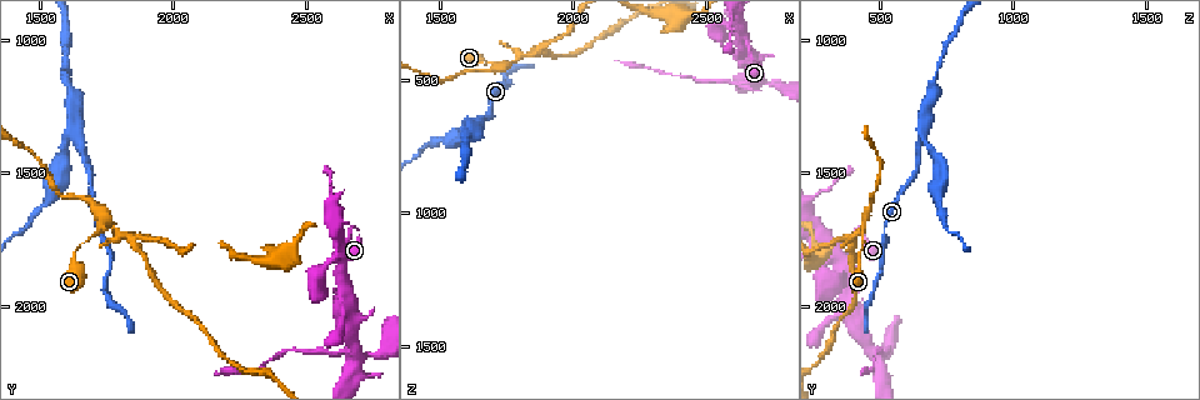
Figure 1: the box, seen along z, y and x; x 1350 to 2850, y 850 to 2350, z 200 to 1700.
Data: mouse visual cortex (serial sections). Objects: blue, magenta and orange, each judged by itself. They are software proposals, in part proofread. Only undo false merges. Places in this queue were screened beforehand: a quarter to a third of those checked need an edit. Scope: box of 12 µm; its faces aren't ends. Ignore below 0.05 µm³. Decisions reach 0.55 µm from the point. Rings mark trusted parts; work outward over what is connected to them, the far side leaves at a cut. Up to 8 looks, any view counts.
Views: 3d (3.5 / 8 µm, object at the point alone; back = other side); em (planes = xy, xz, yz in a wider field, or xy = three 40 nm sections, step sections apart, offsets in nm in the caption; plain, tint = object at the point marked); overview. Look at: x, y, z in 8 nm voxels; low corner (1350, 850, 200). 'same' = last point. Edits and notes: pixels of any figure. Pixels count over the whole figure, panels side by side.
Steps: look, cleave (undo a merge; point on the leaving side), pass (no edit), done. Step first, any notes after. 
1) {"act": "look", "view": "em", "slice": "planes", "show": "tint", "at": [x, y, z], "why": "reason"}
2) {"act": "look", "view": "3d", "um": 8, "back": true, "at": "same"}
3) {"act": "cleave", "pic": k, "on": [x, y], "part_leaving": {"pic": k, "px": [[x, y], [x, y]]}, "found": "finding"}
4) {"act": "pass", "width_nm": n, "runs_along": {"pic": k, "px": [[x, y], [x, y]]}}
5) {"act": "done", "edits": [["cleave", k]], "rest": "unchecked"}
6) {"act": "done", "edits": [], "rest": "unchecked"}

{"act": "look", "view": "3d", "um": 3.5, "back": true, "at": [1680, 1580, 460], "why": "sudden change in width"}

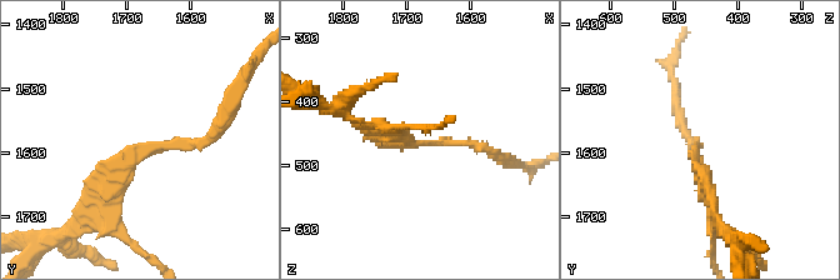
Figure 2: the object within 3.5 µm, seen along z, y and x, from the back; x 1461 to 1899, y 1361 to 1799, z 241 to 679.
{"act": "look", "view": "em", "slice": "xy", "step": 2, "show": "tint", "at": [1680, 1590, 465], "arm_widths_nm": [150, 200], "why": "shape alone is not enough"}

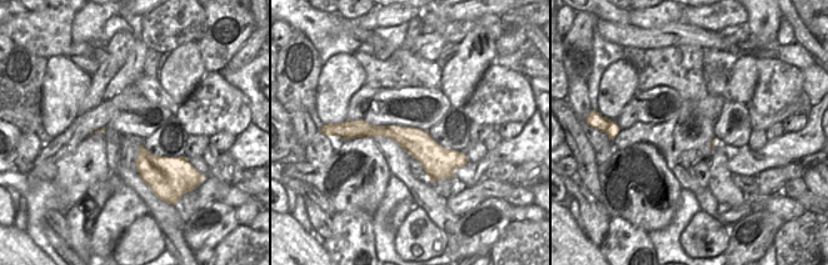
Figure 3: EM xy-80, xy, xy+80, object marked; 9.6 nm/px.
{"act": "look", "view": "em", "slice": "planes", "show": "tint", "at": "same", "why": "cut it another way"}

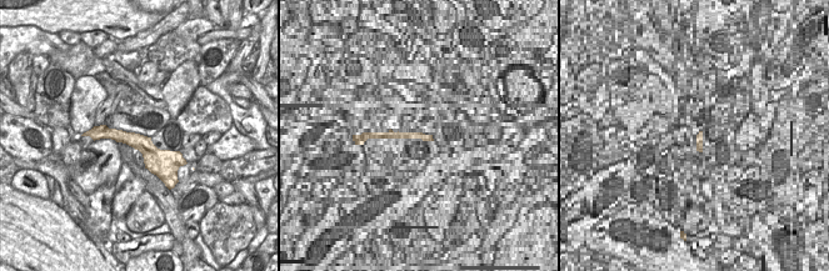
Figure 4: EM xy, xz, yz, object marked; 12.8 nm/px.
{"act": "pass", "runs_along": {"pic": 2, "px": [[390, 129], [410, 144], [464, 141], [498, 158]]}, "found": "all the same cell"}

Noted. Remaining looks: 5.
{"act": "look", "view": "3d", "um": 3.5, "at": [1630, 1360, 670], "why": "three-way junction"}

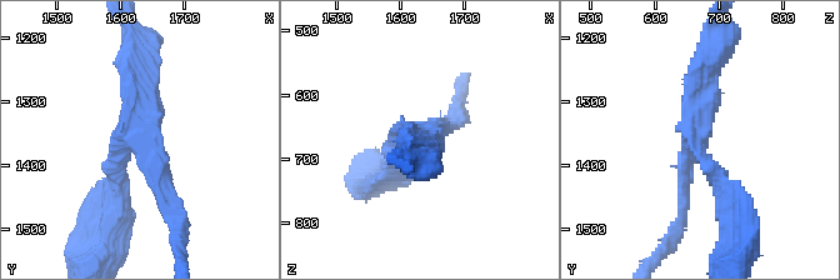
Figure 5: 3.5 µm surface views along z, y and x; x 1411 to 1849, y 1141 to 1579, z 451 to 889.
{"act": "look", "view": "em", "slice": "xy", "step": 2, "show": "tint", "at": [1630, 1360, 660], "why": "need the tissue"}

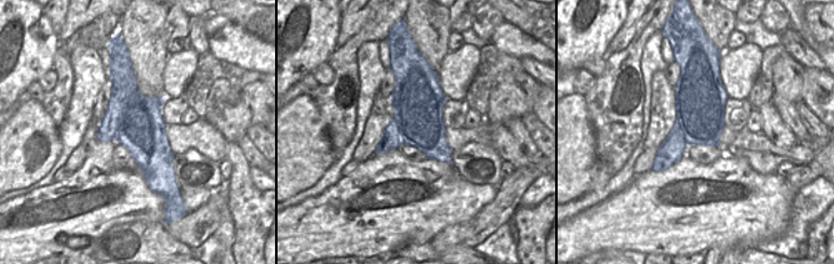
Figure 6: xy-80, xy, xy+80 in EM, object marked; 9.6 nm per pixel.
{"act": "look", "view": "em", "slice": "xy", "step": 1, "show": "tint", "at": "same"}

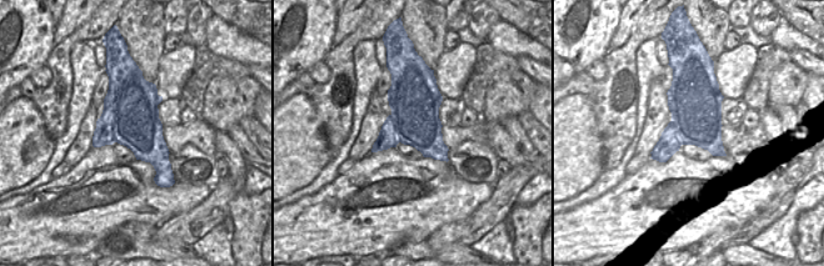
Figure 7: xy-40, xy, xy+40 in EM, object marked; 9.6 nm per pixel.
{"act": "cleave", "pic": 5, "on": [716, 180], "found": "two cells meet here"}

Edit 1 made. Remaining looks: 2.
{"act": "look", "view": "3d", "um": 8, "at": [1850, 1750, 410], "why": "three-way junction"}

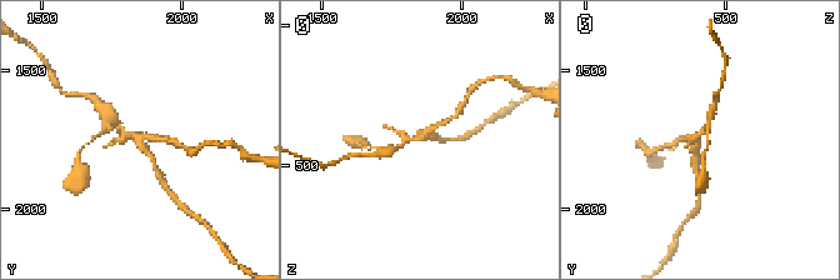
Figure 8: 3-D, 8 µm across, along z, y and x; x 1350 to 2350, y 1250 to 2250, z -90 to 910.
{"act": "look", "view": "em", "slice": "xy", "step": 1, "show": "tint", "at": [1850, 1750, 390]}

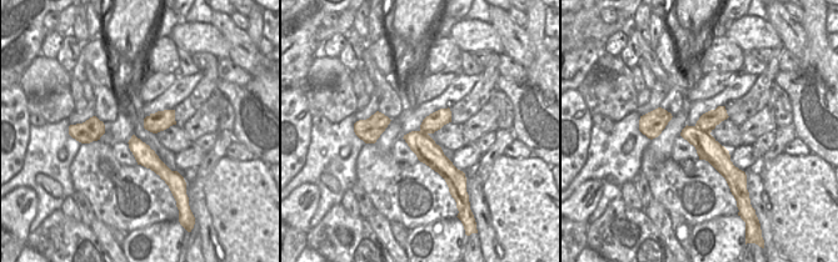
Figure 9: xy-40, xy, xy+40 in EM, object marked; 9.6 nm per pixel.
{"act": "cleave", "pic": 8, "on": [159, 139], "width_nm": 240, "border": {"pic": 9, "px": [[696, 125], [709, 132]]}, "found": "a second cell is stuck on"}

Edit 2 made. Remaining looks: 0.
{"act": "done", "edits": [["cleave", 5], ["cleave", 8]], "rest": "unchecked"}

